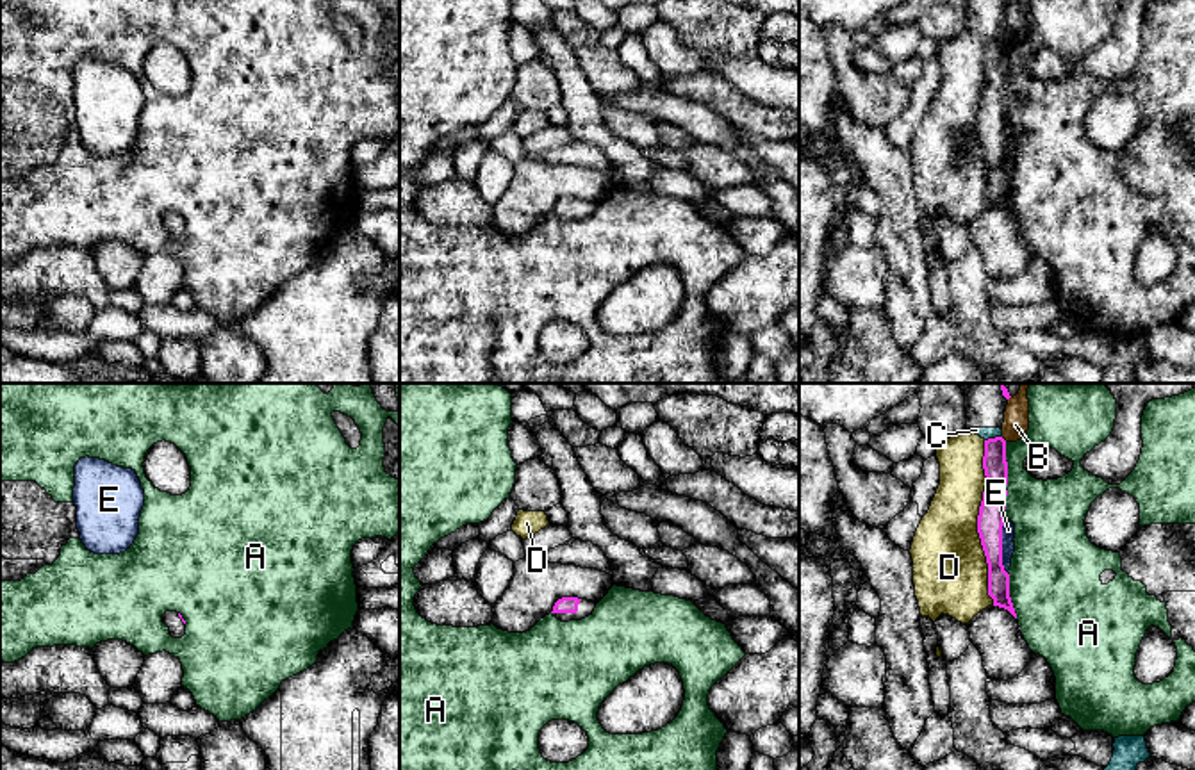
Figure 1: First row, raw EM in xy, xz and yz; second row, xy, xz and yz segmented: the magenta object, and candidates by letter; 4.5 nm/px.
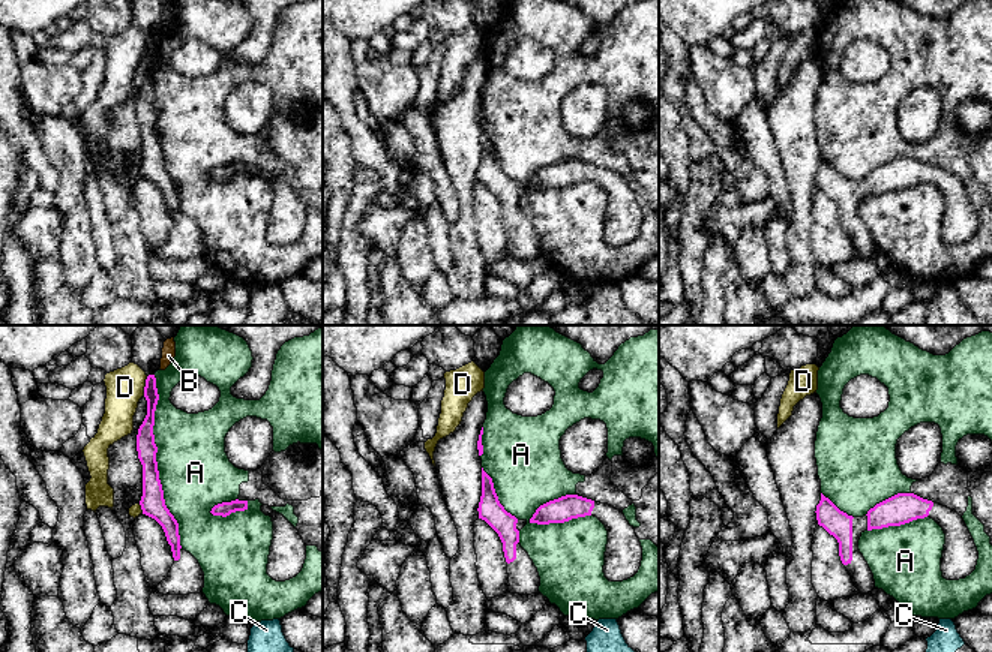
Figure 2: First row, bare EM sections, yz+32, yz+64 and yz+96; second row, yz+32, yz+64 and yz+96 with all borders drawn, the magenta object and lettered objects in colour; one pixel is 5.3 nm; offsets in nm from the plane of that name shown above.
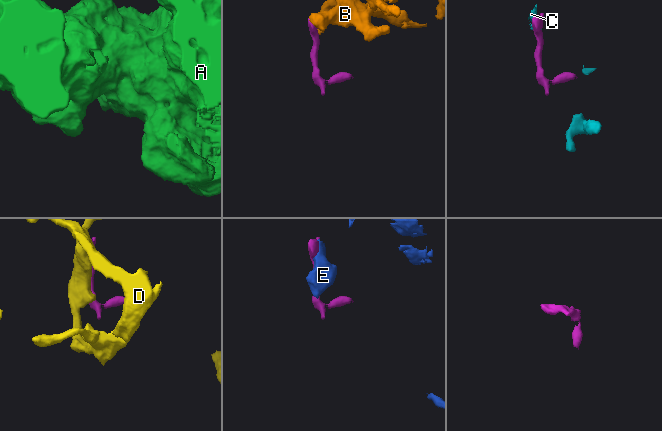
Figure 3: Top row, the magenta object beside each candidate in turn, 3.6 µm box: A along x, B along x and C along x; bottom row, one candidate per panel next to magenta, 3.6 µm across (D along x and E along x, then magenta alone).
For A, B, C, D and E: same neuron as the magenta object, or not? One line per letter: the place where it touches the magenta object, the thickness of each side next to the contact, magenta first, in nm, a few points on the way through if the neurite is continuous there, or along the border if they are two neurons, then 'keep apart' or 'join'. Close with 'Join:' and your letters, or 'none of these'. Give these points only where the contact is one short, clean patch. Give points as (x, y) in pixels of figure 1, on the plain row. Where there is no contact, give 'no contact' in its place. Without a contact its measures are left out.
A: contact yz (1006, 81); calibres 120 and 320 nm; keep apart
B: contact yz (1003, 40); calibres 110 and 120 nm; border yz (1001, 38), (1006, 41); keep apart
C: contact yz (992, 40); calibres 110 and 50 nm; border yz (1001, 36), (985, 41); keep apart
D: contact yz (978, 123); calibres 120 and 340 nm; keep apart
E: contact yz (1001, 147); calibres 120 and 60 nm; keep apart
Join: none of these

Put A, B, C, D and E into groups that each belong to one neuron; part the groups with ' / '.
A / B E / C / D

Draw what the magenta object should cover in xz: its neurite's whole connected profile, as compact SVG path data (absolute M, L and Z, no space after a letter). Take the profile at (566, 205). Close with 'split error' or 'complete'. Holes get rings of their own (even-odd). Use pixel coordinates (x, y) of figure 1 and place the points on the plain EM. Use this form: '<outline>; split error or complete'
M562 198L553 207L553 217L562 223L581 221L592 216L596 203L578 198Z; split error

